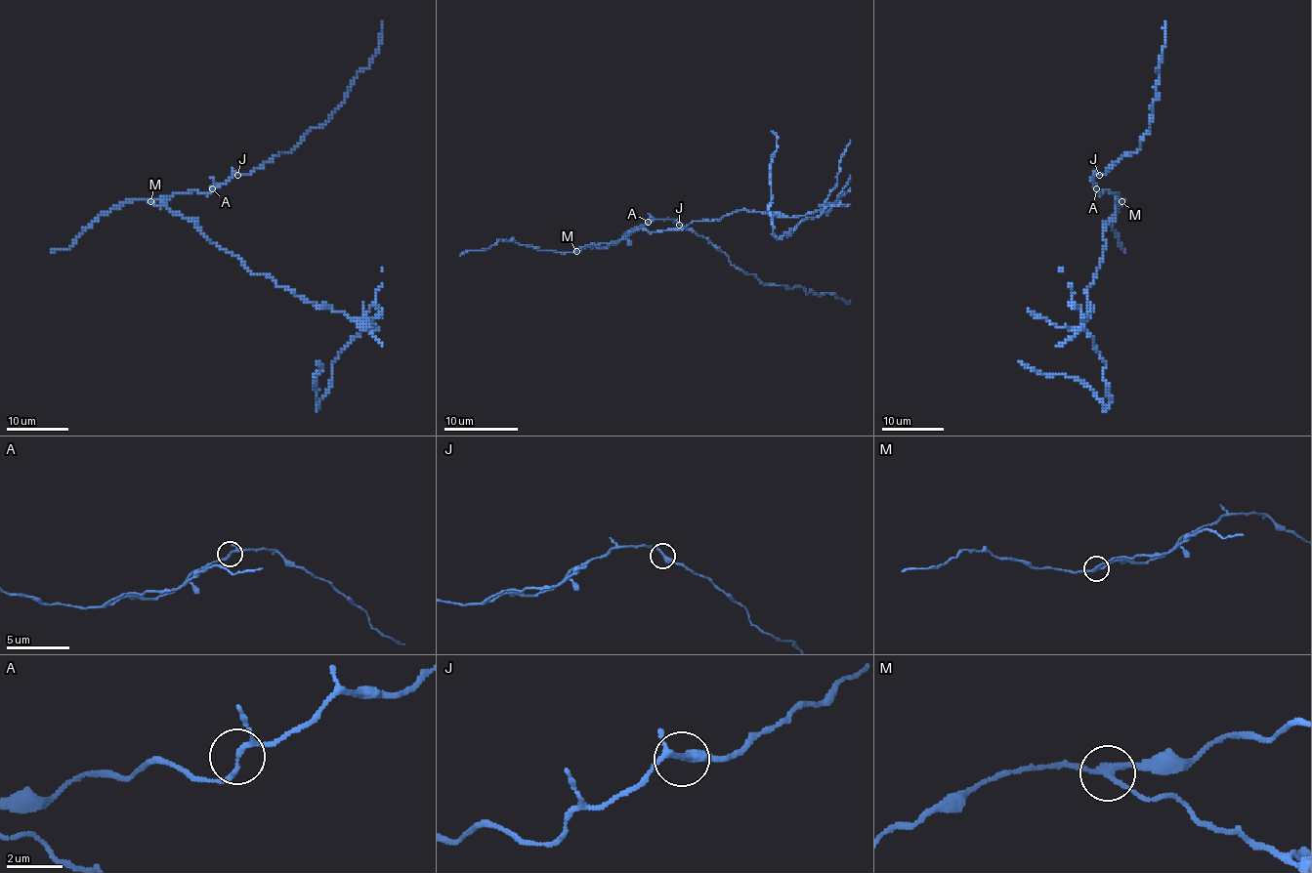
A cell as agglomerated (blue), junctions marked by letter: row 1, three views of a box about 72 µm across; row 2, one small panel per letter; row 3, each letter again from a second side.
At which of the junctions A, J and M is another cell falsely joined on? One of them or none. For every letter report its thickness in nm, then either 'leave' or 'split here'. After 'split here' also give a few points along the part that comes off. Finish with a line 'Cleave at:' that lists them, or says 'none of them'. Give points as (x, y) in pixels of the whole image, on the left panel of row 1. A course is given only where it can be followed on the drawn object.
A: 140 nm | leave
J: 240 nm | leave
M: 200 nm | split here | (150, 202), (188, 218), (248, 270), (360, 323), (333, 364), (331, 386), (317, 407), (316, 360)
Cleave at: M

